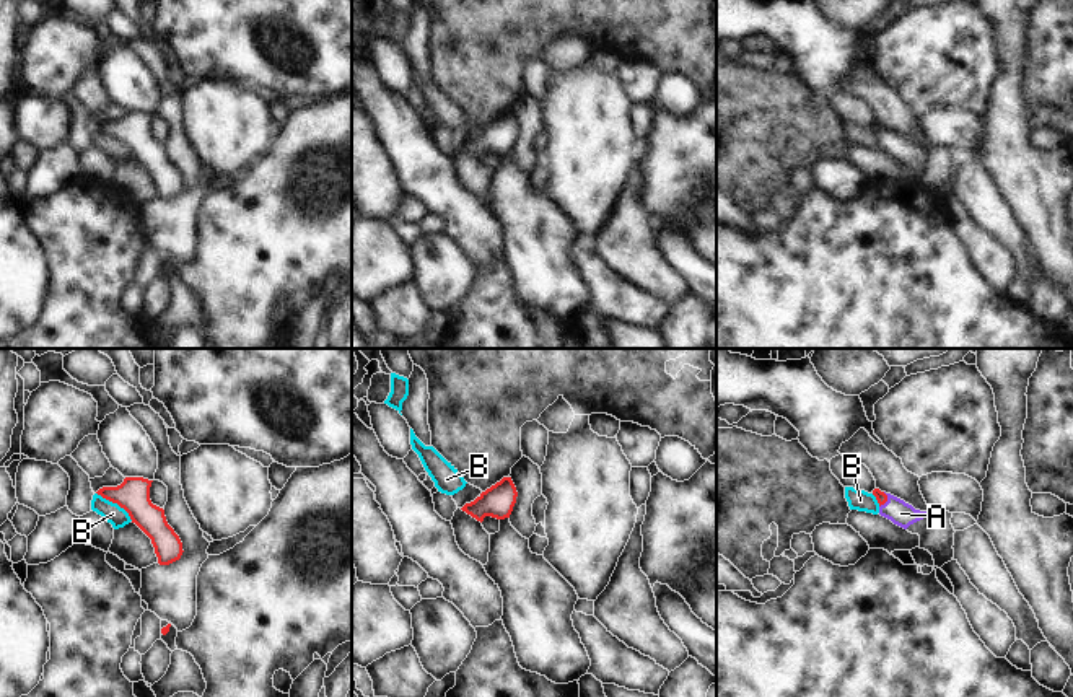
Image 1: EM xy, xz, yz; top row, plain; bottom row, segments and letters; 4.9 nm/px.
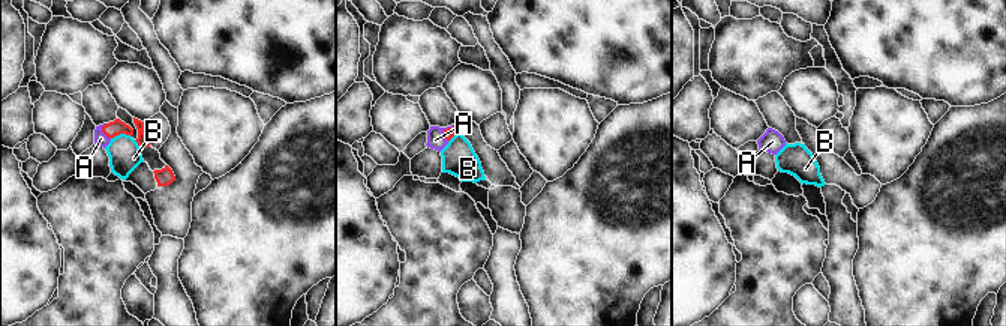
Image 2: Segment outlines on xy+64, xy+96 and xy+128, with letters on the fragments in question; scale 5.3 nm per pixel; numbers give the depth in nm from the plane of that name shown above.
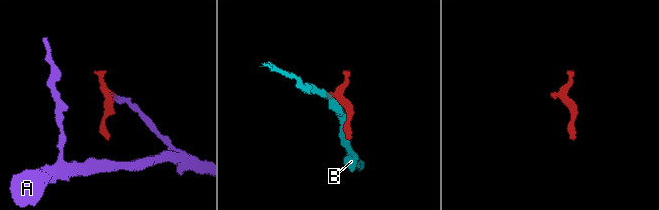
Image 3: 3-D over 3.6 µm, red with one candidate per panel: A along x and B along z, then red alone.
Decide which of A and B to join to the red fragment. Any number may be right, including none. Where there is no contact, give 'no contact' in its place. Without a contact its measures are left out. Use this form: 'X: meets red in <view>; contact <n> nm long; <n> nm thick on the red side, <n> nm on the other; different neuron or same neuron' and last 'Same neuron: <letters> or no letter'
A: meets red in yz; contact 80 nm long; 60 nm thick on the red side, 120 nm on the other; same neuron
B: meets red in xy; contact 240 nm long; 160 nm thick on the red side, 100 nm on the other; different neuron
Same neuron: A

